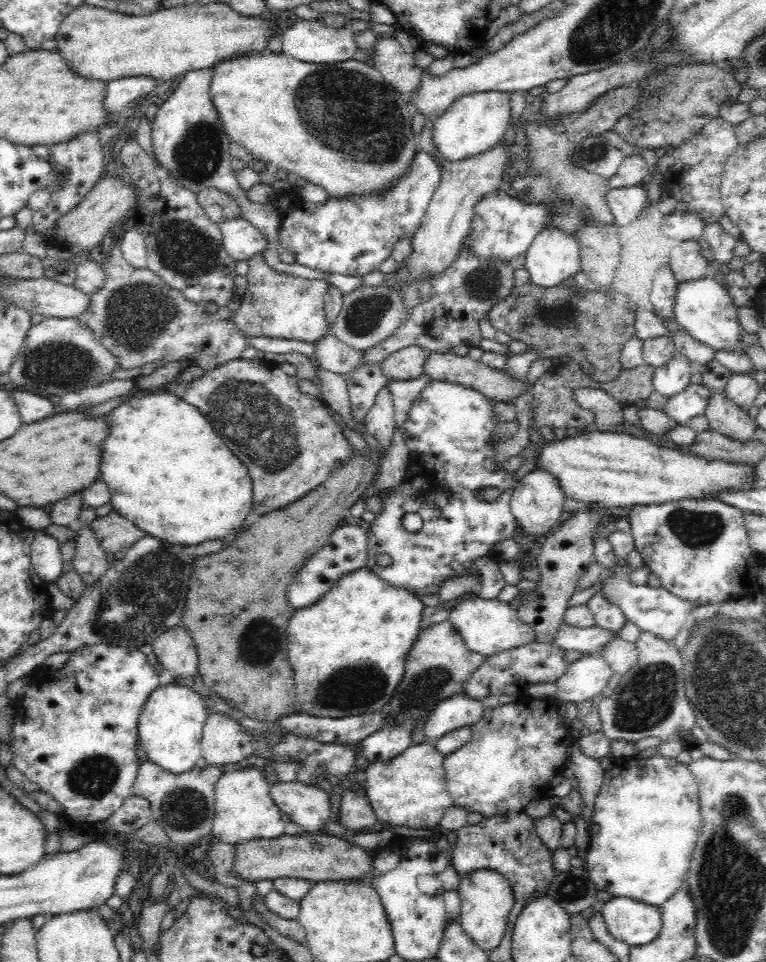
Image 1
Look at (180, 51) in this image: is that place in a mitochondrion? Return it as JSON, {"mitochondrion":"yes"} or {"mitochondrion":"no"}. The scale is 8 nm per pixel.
{"mitochondrion":"no"}

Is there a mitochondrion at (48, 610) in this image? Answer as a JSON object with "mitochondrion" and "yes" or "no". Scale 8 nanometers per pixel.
{"mitochondrion":"no"}

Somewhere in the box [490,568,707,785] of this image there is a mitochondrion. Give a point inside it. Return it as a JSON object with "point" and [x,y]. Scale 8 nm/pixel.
{"point":[646,700]}

